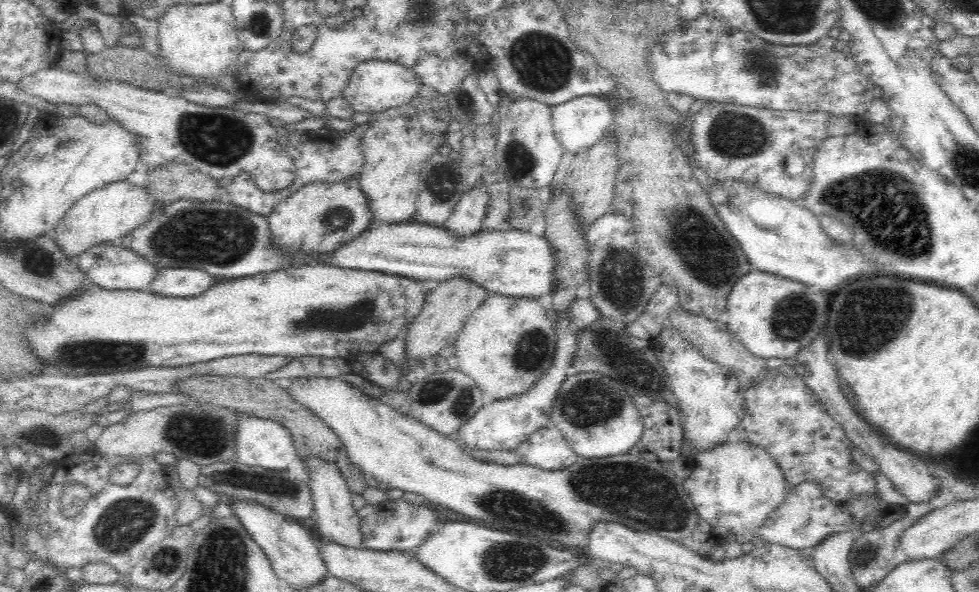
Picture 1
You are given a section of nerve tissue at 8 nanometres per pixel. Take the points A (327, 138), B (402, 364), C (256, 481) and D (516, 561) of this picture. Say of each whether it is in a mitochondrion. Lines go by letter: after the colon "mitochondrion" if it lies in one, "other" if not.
A: other
B: other
C: mitochondrion
D: mitochondrion

